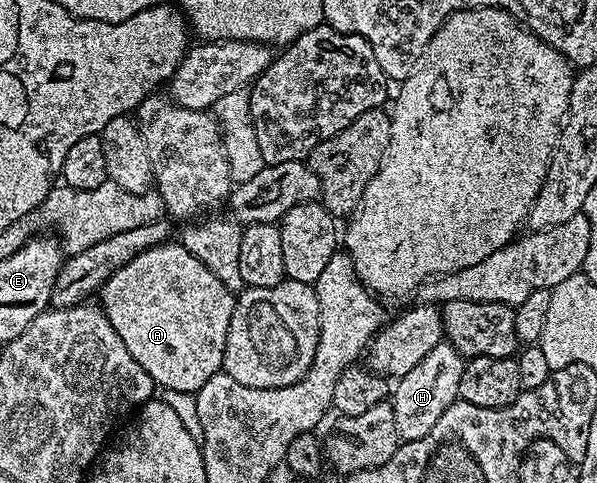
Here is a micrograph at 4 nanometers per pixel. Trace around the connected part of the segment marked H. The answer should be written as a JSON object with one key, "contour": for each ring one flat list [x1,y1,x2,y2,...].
{"contour":[[443,342,428,350,428,354,424,354,424,358,420,358,420,362,408,370,408,374,397,377,392,388,392,403,399,441,424,438,424,434,436,426,440,414,444,414,444,410,459,399,460,378,465,369,466,360,462,355,452,345]]}

